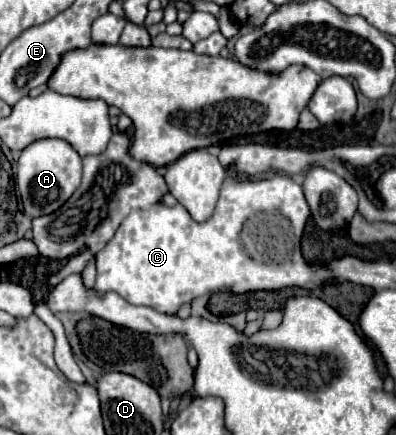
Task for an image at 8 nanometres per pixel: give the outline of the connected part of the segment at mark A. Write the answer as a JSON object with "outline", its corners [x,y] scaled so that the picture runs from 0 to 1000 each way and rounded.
{"outline":[[[101,320],[76,329],[51,366],[40,425],[51,434],[61,490],[71,499],[101,499],[141,485],[192,439],[207,411],[207,363],[157,320]]]}

